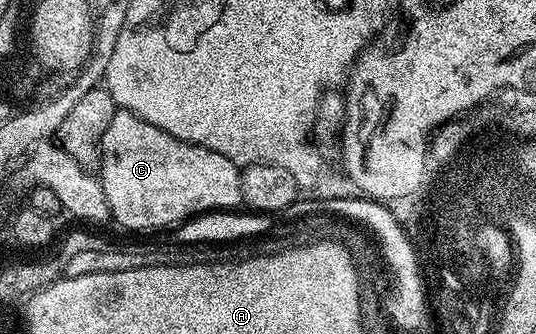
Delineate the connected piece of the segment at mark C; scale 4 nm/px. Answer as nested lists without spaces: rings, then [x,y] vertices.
[[[120,114],[120,118],[110,120],[106,136],[102,136],[98,177],[111,221],[128,230],[160,230],[163,226],[175,228],[208,211],[235,211],[244,200],[240,171],[241,167],[226,156],[205,146],[178,140],[154,124],[144,126],[144,122],[128,118],[128,114]]]

